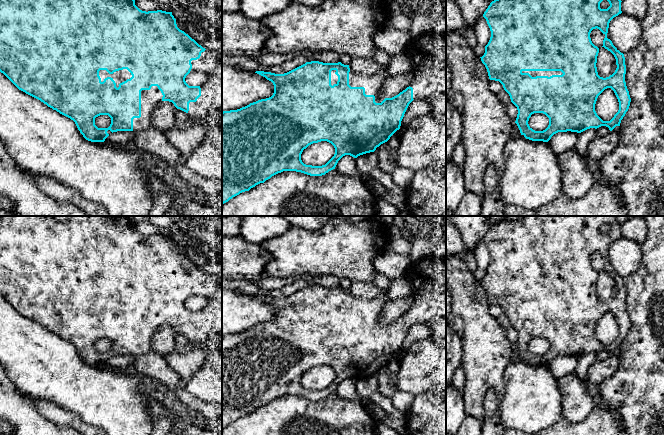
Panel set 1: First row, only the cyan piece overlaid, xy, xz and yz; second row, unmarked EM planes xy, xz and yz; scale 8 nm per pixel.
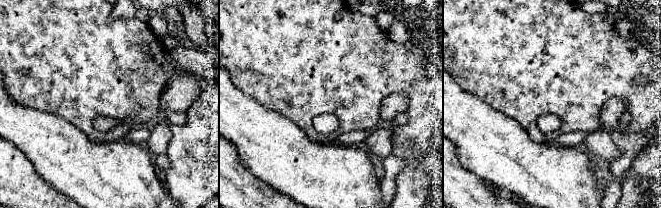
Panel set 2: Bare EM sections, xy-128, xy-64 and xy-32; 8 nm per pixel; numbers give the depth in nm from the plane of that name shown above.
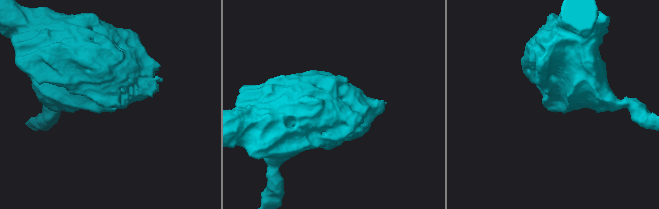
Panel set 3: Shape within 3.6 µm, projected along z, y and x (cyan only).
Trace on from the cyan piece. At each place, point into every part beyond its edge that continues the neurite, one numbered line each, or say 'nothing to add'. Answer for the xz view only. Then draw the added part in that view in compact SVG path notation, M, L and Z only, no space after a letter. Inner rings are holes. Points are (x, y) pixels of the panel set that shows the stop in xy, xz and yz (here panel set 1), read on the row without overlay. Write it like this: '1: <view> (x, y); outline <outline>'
1: xz (372, 307); outline M351 293L349 296L349 309L351 311L364 311L366 319L374 319L375 326L381 327L380 313L384 307L385 296L379 296L372 299L362 299L354 297Z

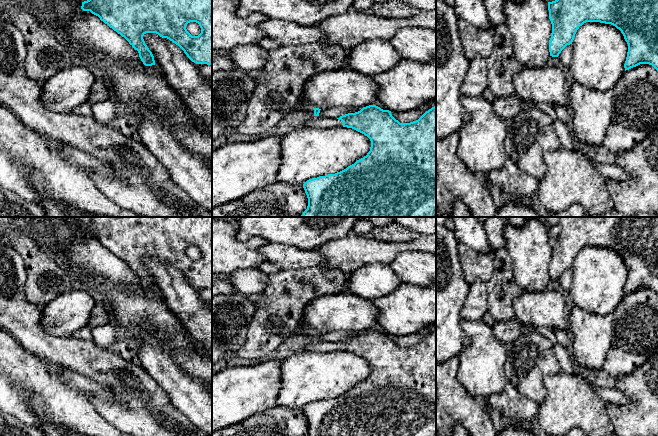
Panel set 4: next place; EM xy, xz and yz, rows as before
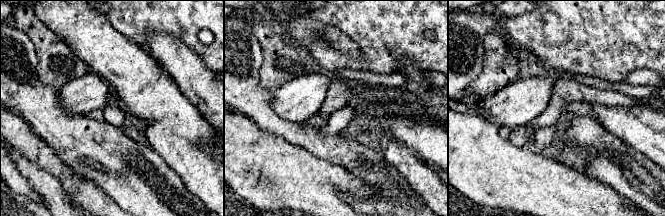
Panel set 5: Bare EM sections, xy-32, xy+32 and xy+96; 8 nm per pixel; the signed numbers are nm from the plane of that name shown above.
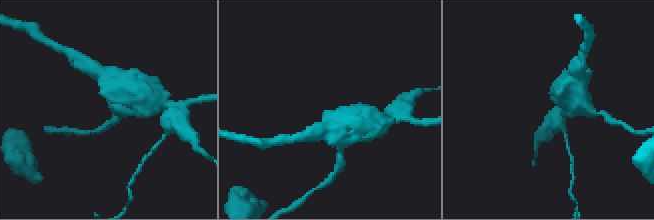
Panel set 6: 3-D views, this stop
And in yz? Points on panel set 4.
nothing to add

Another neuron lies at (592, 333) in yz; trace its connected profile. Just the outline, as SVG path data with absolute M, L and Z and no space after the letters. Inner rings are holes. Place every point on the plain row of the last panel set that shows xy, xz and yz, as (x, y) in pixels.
M574 306L570 311L573 362L578 369L603 370L611 348L613 314L597 315Z

